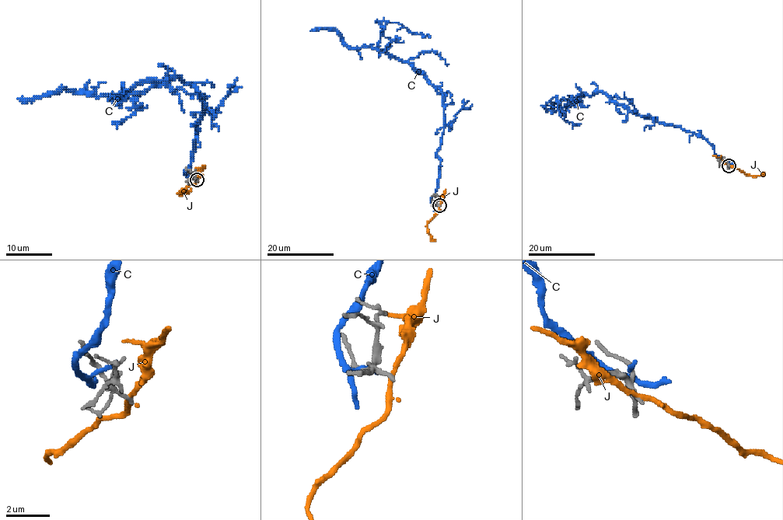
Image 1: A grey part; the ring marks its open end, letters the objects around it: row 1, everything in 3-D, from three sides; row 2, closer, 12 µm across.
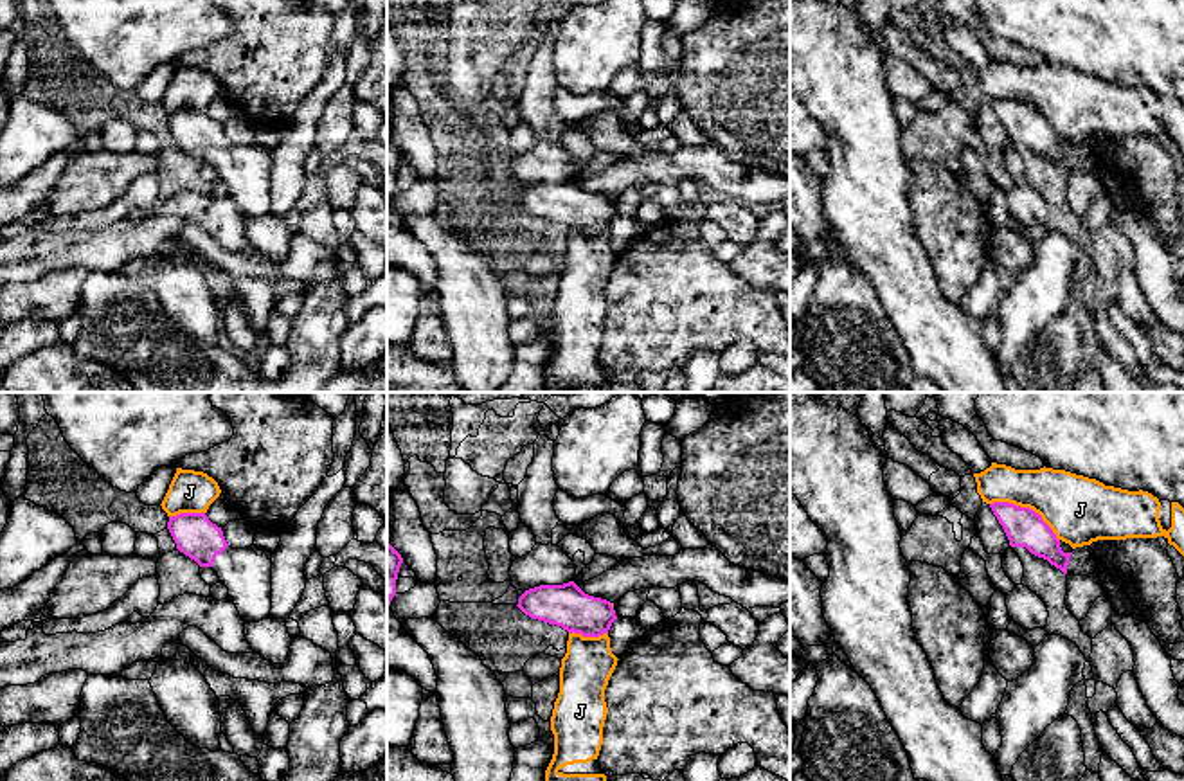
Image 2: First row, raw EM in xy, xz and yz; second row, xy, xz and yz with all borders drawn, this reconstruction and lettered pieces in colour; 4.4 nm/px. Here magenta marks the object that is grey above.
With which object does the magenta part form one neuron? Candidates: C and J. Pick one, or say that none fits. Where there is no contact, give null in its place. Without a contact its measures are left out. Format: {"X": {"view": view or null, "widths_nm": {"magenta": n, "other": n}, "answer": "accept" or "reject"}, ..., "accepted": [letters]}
{"C": {"view": null, "answer": "reject"}, "J": {"view": "yz", "widths_nm": {"magenta": 170, "other": 300}, "answer": "reject"}, "accepted": []}

